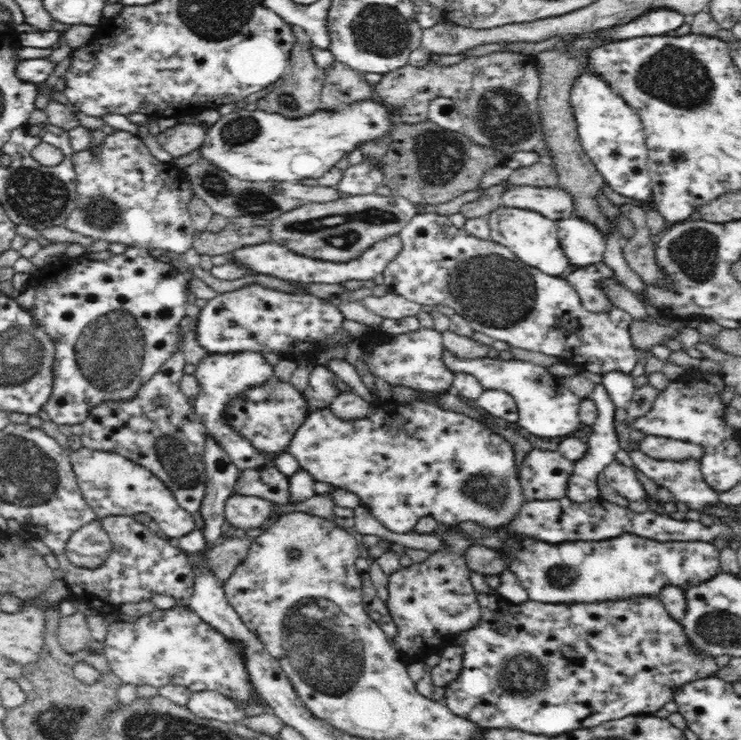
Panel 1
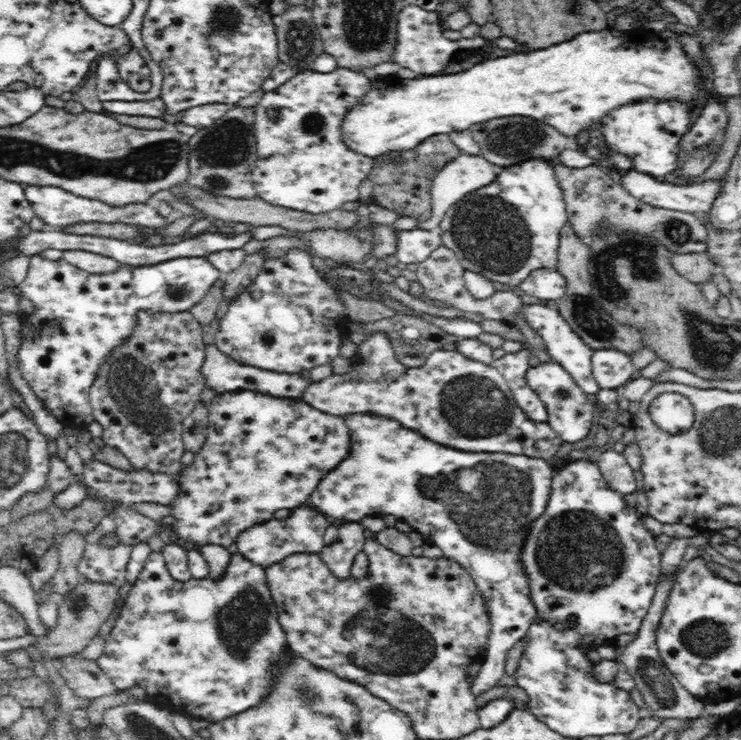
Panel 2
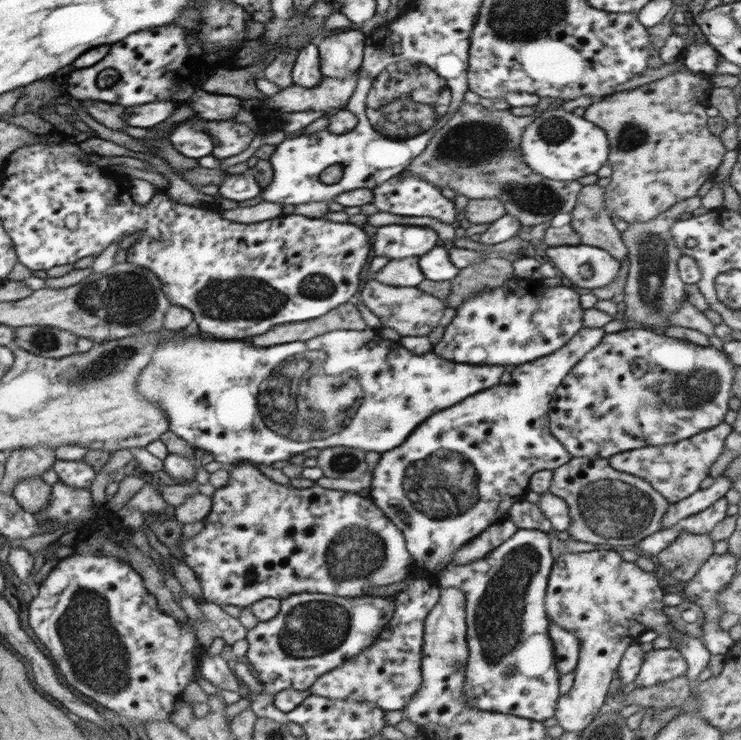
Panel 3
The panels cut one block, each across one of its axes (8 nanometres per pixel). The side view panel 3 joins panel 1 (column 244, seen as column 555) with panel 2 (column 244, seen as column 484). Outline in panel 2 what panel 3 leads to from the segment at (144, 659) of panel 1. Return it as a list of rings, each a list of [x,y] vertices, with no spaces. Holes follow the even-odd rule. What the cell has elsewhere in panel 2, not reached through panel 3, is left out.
[[[150,551],[148,560],[137,580],[133,583],[132,589],[126,598],[126,603],[119,612],[118,619],[112,627],[110,634],[107,635],[104,653],[97,661],[100,668],[107,677],[115,684],[119,690],[126,690],[133,686],[142,686],[146,690],[148,696],[152,696],[155,705],[160,705],[170,711],[170,713],[180,713],[181,715],[199,717],[210,723],[220,722],[232,716],[236,716],[246,710],[259,706],[266,698],[266,694],[270,694],[272,690],[272,678],[278,672],[278,664],[286,662],[286,658],[291,654],[291,649],[287,644],[286,634],[279,622],[279,615],[276,604],[273,602],[272,595],[267,584],[265,576],[265,568],[251,563],[240,552],[231,554],[230,562],[227,564],[226,572],[213,580],[213,577],[203,579],[188,580],[188,582],[180,582],[170,575],[167,569],[164,555],[160,551]]]

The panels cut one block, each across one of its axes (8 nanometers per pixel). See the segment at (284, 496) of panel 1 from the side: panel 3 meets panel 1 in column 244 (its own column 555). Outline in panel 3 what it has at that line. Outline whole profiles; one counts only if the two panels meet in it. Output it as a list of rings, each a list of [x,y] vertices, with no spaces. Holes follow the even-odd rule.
[[[571,457],[562,466],[553,470],[553,479],[549,491],[566,501],[569,506],[571,523],[568,534],[575,541],[592,542],[592,544],[606,544],[612,538],[634,538],[634,540],[618,540],[618,546],[634,544],[661,529],[661,522],[667,511],[669,502],[647,480],[639,476],[617,471],[612,468],[609,459]]]

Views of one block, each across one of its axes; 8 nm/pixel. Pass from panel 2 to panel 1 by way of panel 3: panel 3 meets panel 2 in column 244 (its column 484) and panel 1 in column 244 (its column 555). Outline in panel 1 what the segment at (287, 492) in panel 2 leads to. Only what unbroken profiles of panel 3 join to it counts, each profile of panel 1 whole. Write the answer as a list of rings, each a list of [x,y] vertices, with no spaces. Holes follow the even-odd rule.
[[[232,352],[230,354],[209,354],[198,364],[194,364],[196,373],[194,378],[200,385],[200,394],[191,399],[195,416],[207,428],[209,436],[213,438],[226,451],[230,460],[241,470],[244,468],[258,468],[266,462],[266,456],[262,451],[258,451],[246,437],[234,431],[234,427],[230,427],[228,419],[226,419],[226,406],[228,402],[232,402],[234,398],[238,398],[242,392],[254,388],[254,386],[262,386],[269,382],[274,375],[274,367],[270,365],[260,352]]]

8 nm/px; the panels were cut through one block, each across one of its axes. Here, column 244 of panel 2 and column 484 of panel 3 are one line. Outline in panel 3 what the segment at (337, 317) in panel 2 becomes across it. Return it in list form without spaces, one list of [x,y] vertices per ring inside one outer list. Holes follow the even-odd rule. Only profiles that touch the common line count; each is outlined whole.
[[[514,274],[502,286],[489,288],[471,294],[456,308],[456,315],[445,327],[445,333],[440,341],[433,345],[432,352],[446,360],[457,363],[502,365],[514,367],[532,362],[543,356],[548,356],[562,348],[582,327],[584,310],[580,306],[580,292],[570,287],[559,285],[555,287],[540,286],[536,282],[524,280]]]

